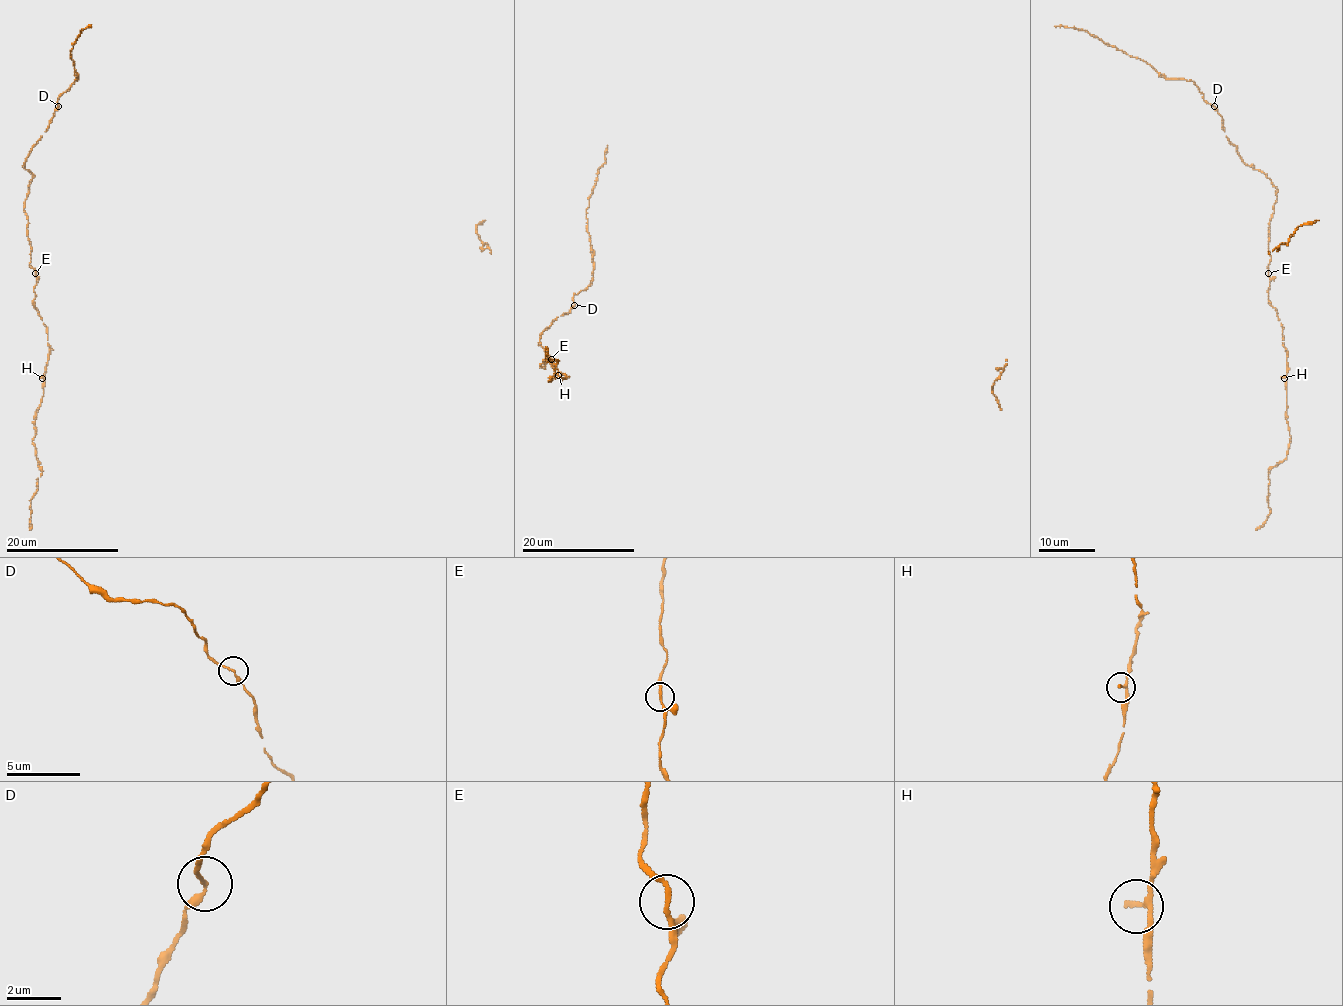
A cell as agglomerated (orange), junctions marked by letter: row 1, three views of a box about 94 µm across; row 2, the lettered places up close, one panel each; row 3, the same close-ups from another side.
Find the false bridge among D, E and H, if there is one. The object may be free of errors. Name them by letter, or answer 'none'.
none

